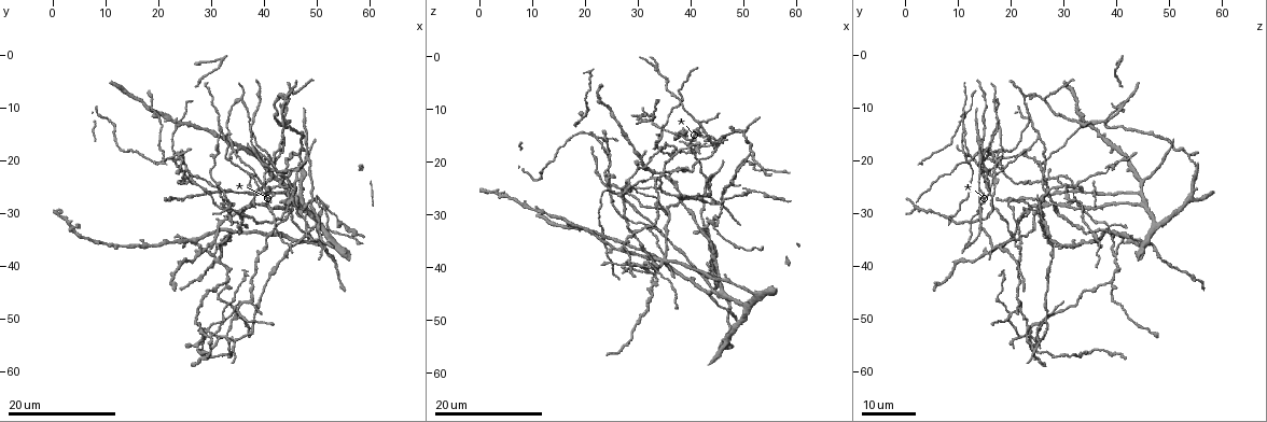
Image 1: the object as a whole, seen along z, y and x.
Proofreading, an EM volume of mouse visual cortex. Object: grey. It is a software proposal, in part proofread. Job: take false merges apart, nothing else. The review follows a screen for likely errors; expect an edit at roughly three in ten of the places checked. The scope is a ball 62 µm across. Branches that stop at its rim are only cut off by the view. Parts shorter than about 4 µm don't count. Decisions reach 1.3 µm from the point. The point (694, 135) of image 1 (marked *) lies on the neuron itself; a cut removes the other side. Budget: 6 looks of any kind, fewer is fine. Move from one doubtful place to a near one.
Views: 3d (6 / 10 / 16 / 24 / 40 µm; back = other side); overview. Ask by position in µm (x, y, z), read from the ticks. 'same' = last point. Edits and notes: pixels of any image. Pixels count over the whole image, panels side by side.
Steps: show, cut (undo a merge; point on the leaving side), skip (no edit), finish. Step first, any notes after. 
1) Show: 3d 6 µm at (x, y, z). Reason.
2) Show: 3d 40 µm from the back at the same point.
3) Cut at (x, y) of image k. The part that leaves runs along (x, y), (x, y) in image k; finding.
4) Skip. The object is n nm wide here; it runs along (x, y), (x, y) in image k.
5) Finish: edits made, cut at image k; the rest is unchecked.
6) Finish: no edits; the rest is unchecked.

Show: 3d 16 µm at (38.5, 28.0, 27.5).

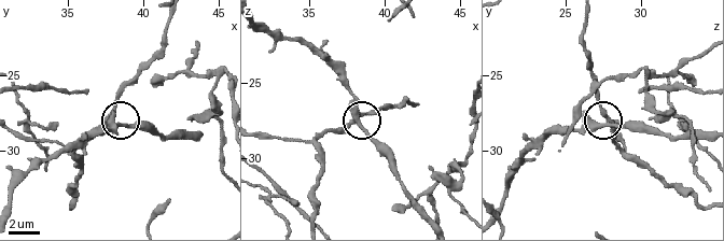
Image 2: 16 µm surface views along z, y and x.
Show: 3d 10 µm at (38.2, 28.4, 27.2).

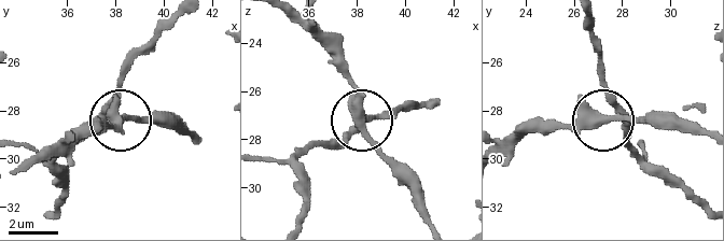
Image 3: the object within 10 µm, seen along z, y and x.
Skip. The side arm is 37 µm long; continuous, no second neuron.

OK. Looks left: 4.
Show: 3d 16 µm at (35.0, 48.5, 21.5). A fork.

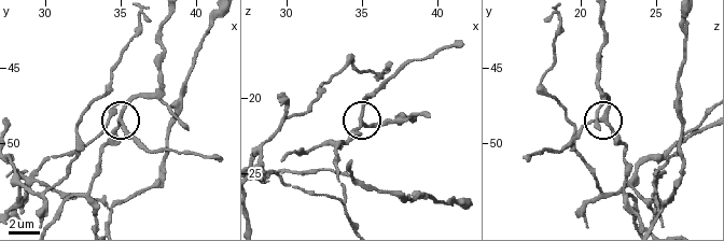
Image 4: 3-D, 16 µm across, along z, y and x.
Show: 3d 10 µm at (34.8, 48.4, 21.6). Zoom in.

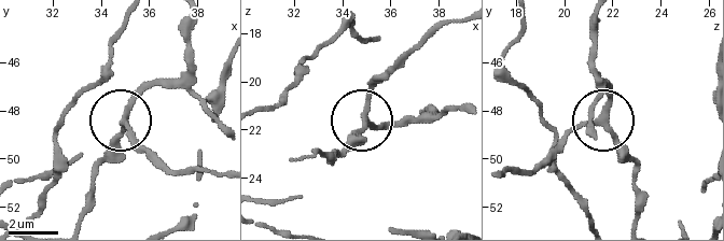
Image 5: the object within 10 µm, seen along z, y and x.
Skip. 3 arms meet here; all the same neuron.

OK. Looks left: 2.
Show: 3d 24 µm at (40.0, 24.5, 16.0). A fork.

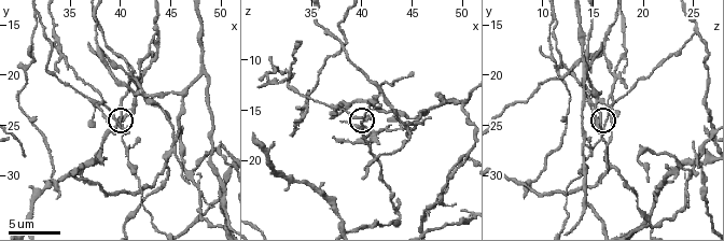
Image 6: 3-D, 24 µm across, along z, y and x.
Show: 3d 10 µm at (39.8, 24.6, 16.2).

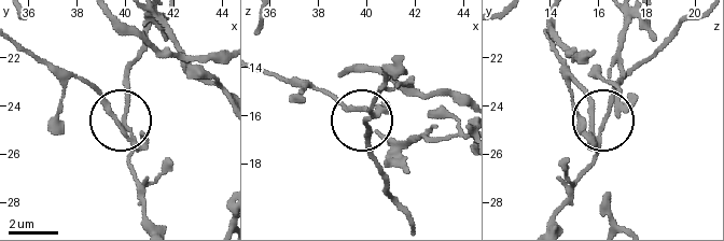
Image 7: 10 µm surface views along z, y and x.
Cut at (115, 115) of image 7. The side arm is 39 µm long; the part that leaves runs along (133, 142), (83, 83), (53, 74), (22, 50) in image 7; two neurons meet here.

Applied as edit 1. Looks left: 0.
Finish: edits made, cut at image 7; the rest is unchecked.

